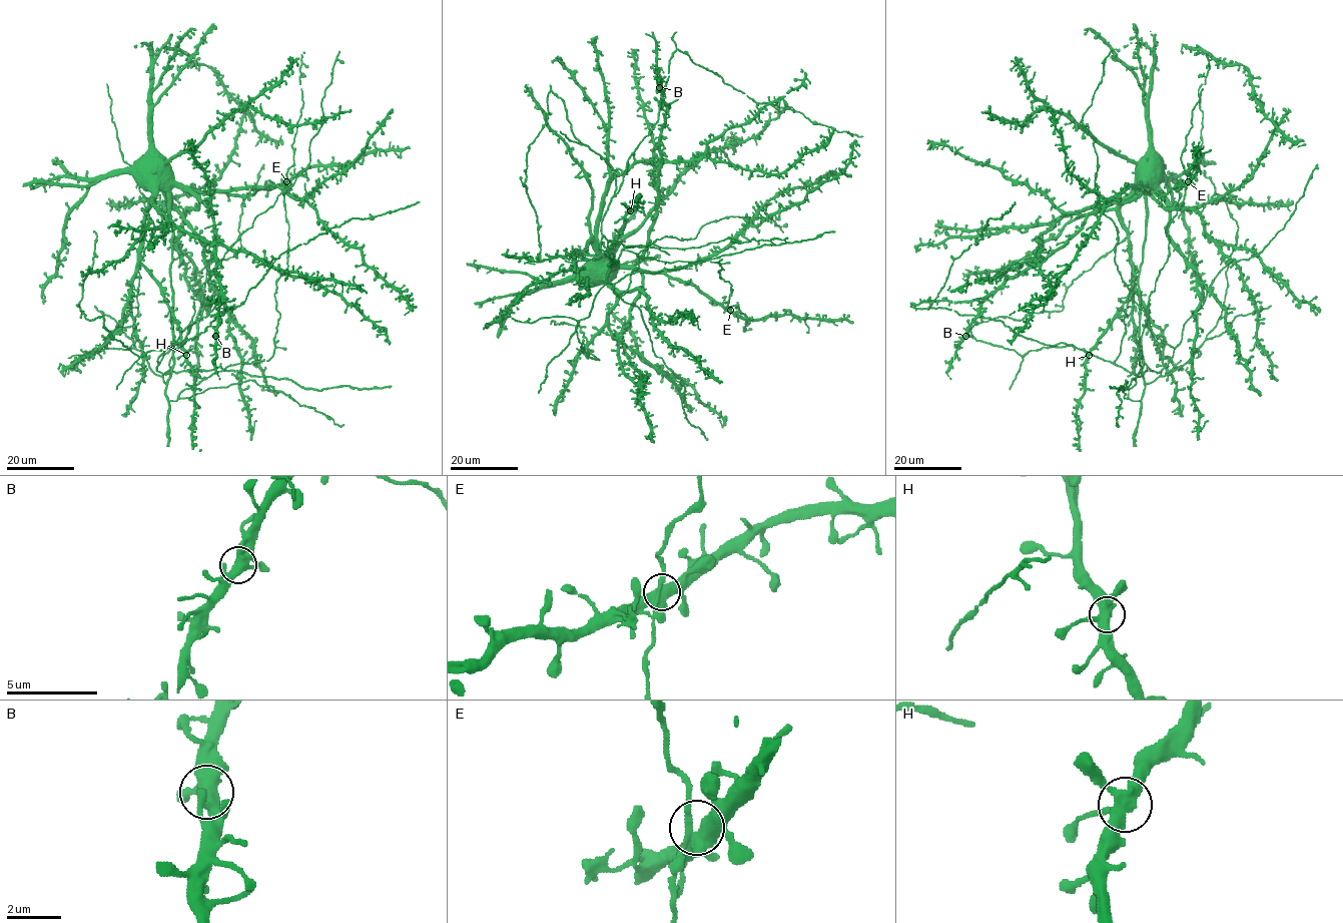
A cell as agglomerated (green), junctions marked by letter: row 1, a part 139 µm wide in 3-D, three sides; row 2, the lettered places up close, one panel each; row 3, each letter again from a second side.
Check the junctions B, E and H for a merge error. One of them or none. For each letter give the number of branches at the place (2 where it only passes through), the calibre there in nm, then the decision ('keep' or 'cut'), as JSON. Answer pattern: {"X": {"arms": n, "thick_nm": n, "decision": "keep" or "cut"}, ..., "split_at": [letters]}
{"B": {"arms": 4, "thick_nm": 460, "decision": "keep"}, "E": {"arms": 4, "thick_nm": 500, "decision": "keep"}, "H": {"arms": 4, "thick_nm": 460, "decision": "keep"}, "split_at": []}

